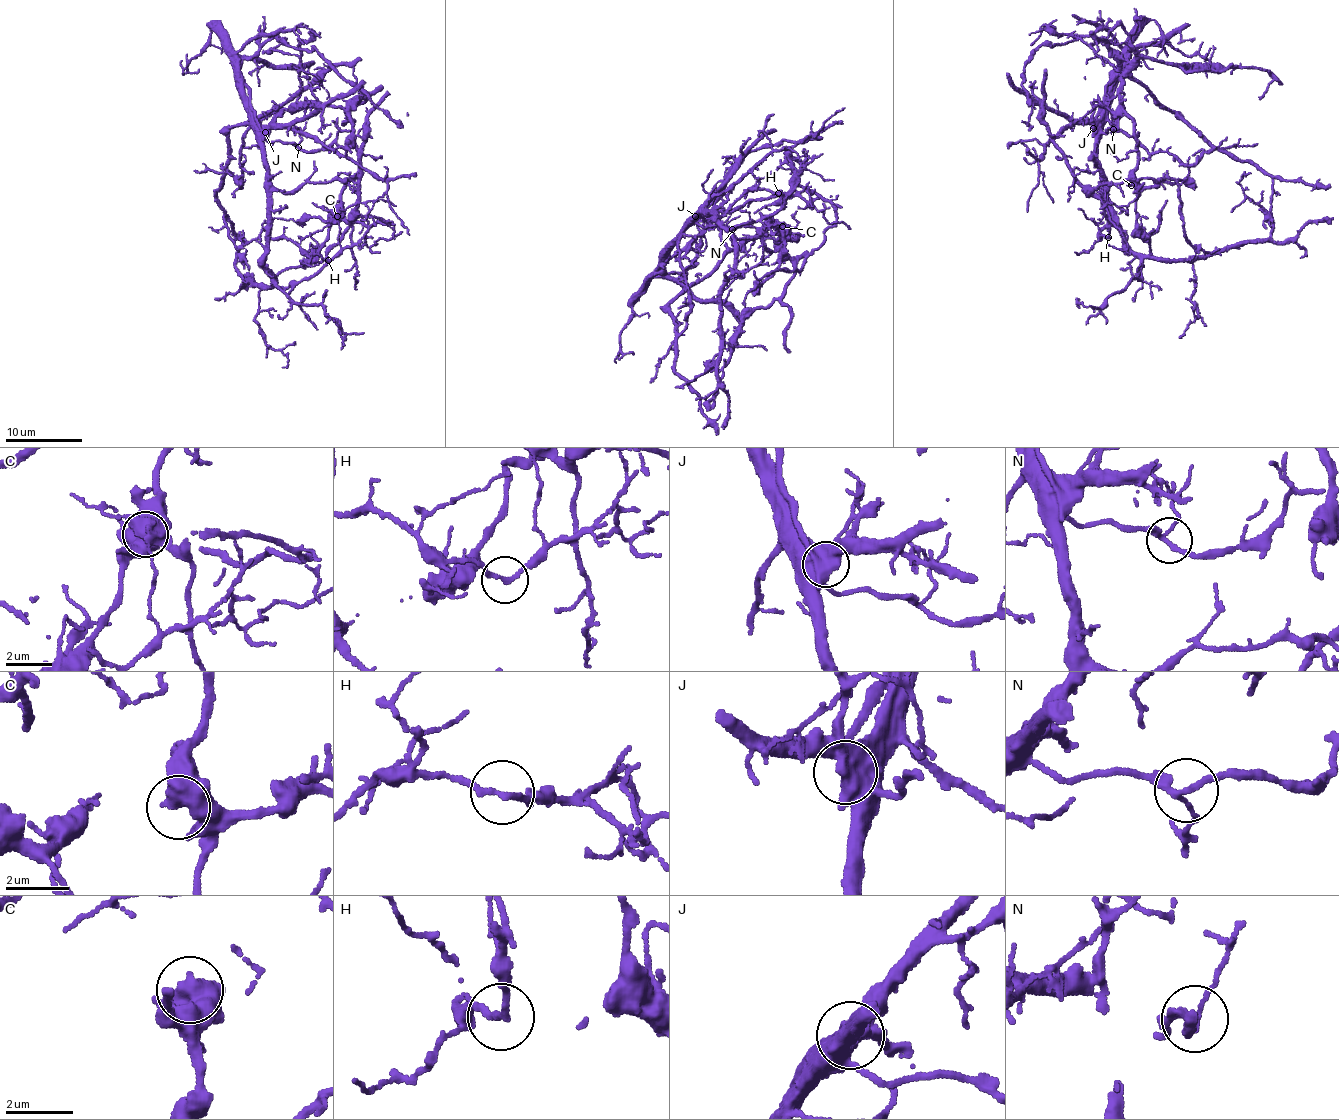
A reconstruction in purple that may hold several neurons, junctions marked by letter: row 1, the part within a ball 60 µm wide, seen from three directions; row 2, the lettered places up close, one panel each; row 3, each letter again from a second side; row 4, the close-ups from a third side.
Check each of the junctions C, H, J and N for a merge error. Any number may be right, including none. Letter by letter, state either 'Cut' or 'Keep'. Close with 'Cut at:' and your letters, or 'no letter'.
C: Keep
H: Cut
J: Cut
N: Keep
Cut at: H, J

